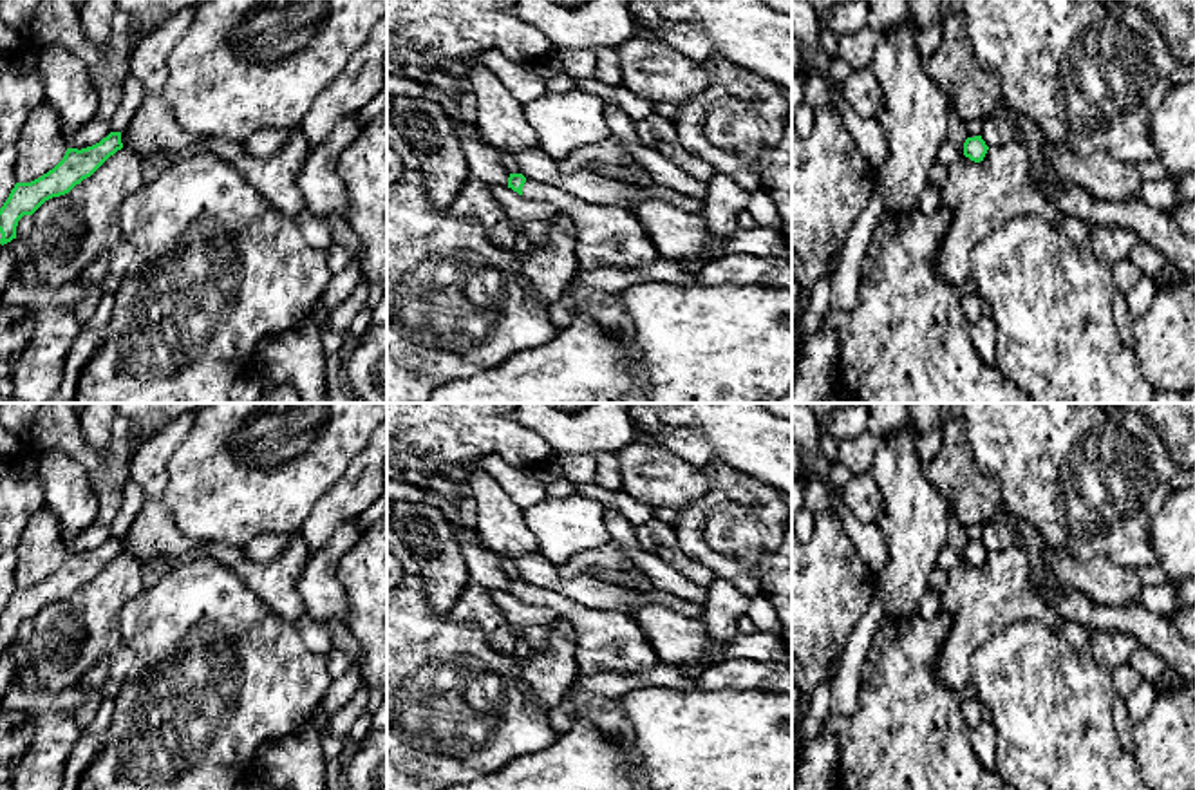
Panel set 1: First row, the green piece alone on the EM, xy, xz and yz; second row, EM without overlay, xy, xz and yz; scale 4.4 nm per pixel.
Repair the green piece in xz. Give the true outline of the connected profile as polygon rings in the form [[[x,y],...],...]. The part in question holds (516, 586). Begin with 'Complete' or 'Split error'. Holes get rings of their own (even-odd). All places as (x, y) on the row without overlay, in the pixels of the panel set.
Split error. [[[510,578],[508,593],[530,606],[555,609],[571,622],[577,638],[575,660],[584,676],[638,672],[658,662],[649,638],[629,613],[591,607],[522,578]]]

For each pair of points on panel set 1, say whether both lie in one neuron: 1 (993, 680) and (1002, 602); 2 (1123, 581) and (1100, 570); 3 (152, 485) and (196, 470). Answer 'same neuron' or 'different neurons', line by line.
1: different neurons
2: same neuron
3: different neurons

